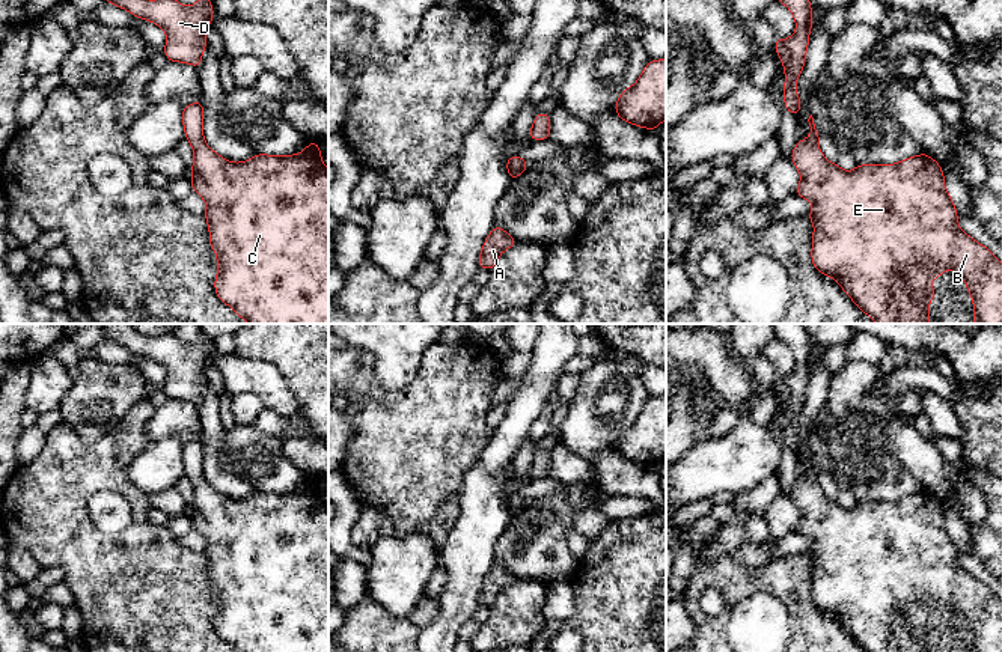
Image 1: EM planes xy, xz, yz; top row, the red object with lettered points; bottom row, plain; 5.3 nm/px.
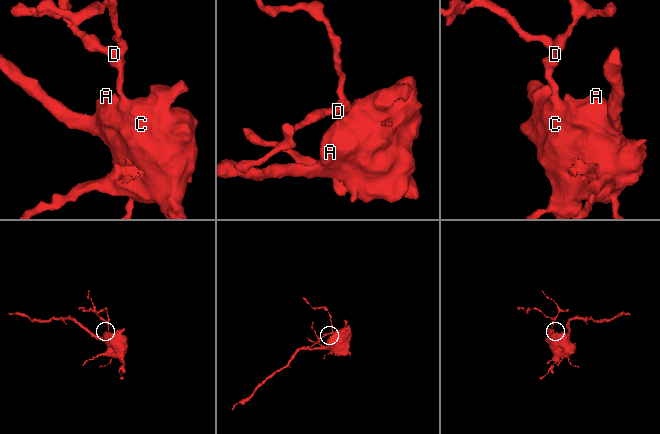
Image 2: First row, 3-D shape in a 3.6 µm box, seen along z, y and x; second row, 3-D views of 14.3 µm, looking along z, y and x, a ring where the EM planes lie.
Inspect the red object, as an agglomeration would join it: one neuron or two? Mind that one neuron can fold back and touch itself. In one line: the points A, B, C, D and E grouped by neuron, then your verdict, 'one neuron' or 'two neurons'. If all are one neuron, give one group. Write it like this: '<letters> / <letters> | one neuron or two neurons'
A B C D E | one neuron

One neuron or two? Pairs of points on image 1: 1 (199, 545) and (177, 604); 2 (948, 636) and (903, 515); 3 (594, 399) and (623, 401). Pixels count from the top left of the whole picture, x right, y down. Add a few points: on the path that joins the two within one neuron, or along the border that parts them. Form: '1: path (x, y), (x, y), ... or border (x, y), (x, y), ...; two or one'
1: border (175, 538), (186, 548), (204, 553); two
2: path (922, 606), (903, 586), (903, 545); one
3: path (601, 399), (615, 399); one

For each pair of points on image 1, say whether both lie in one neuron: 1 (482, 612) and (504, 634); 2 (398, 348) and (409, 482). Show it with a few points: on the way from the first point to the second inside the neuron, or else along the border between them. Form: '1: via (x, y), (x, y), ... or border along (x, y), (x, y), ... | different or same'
1: border along (490, 609), (488, 619), (482, 625) | different
2: border along (422, 359), (400, 389), (386, 390), (374, 377) | different

